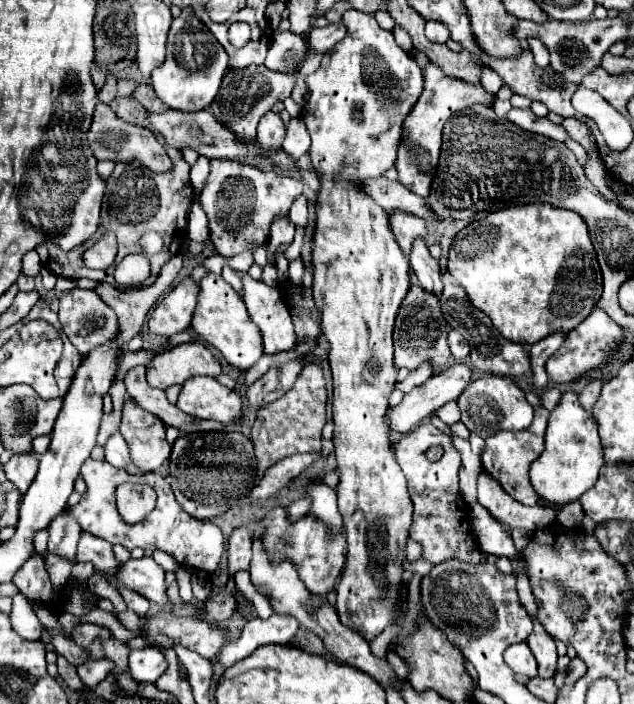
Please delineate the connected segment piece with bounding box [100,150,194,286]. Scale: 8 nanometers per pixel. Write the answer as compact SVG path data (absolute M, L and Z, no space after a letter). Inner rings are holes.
M176 150L176 154L172 154L172 160L174 160L174 170L170 174L154 174L136 160L116 164L112 176L106 182L106 194L104 194L104 202L102 202L102 212L106 212L106 220L102 220L100 226L104 226L106 230L112 230L116 234L116 238L120 240L118 242L118 248L120 248L118 260L124 258L130 250L140 252L138 240L144 232L154 230L164 240L162 250L158 254L150 256L152 272L150 272L150 278L146 280L146 286L154 284L160 268L172 256L176 256L176 252L186 242L186 218L188 218L188 210L194 200L192 186L188 180L190 166L184 162L180 150Z

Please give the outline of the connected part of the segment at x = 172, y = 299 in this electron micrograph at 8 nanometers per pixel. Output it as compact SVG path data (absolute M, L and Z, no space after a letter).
M186 278L182 284L170 290L148 316L150 332L164 338L184 332L190 326L196 296L198 284L192 282L190 278Z

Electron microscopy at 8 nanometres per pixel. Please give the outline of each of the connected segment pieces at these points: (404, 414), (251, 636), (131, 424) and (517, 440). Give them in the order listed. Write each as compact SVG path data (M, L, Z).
M454 364L454 366L450 366L448 370L444 370L444 372L432 374L424 384L416 386L414 390L410 390L410 392L402 398L402 402L400 402L398 406L388 408L386 424L388 424L390 432L398 432L398 434L408 434L408 432L412 432L424 418L428 418L430 414L434 414L440 406L444 406L444 404L450 402L450 400L456 400L458 394L470 384L470 376L472 376L472 368L466 366L466 364Z
M272 614L268 620L252 618L246 622L242 636L236 642L228 642L222 652L218 654L218 664L224 668L232 666L234 662L250 656L256 648L266 644L284 644L288 642L298 630L296 618L288 614Z
M126 400L124 408L122 408L122 424L120 424L120 432L126 440L126 444L130 446L130 458L132 462L142 470L142 472L154 472L162 466L162 462L170 456L170 444L164 438L166 426L162 424L160 418L156 418L154 414L142 410L134 400Z
M538 408L534 412L534 420L526 430L520 432L498 432L486 440L486 448L482 452L482 464L484 470L502 486L506 494L510 494L514 500L518 500L524 506L536 506L538 494L534 494L534 488L528 478L528 466L534 462L542 450L544 450L544 432L548 424L550 412L546 408Z

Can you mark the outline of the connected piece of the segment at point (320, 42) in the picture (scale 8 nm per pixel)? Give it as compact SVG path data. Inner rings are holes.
M342 22L328 24L324 28L314 28L310 32L310 48L316 52L330 52L346 36L346 26Z

